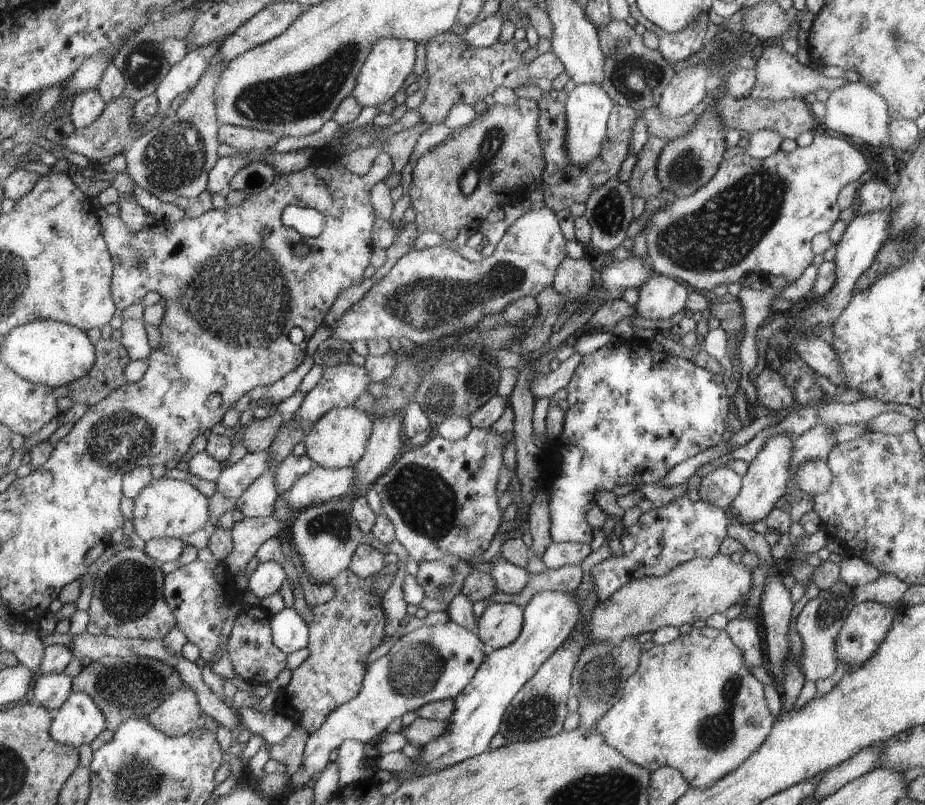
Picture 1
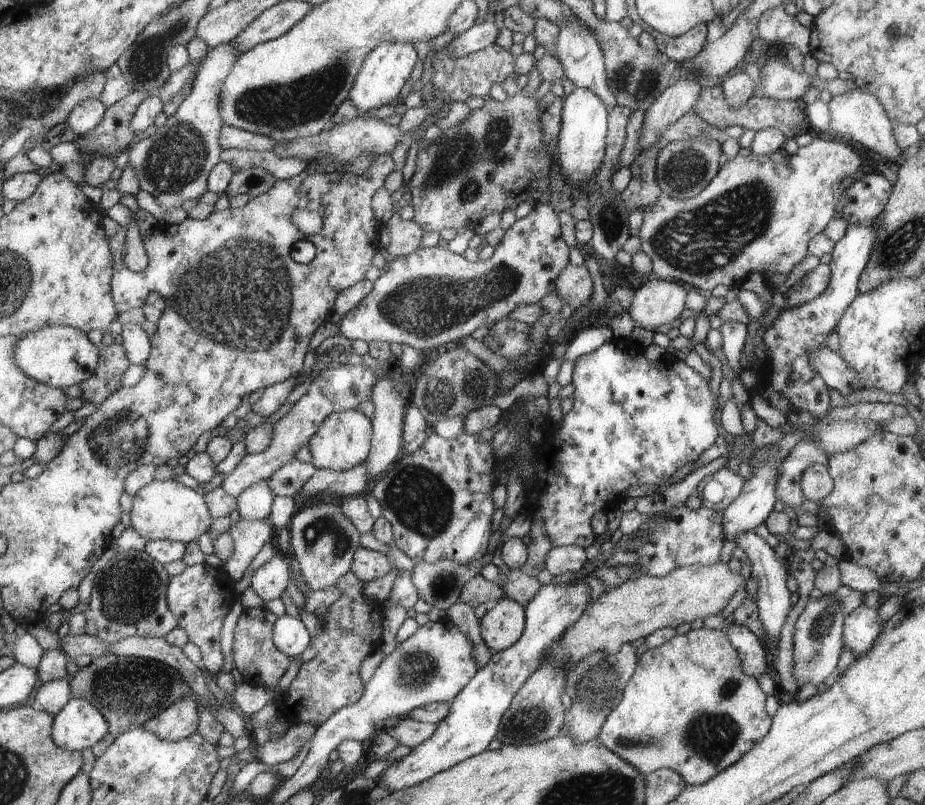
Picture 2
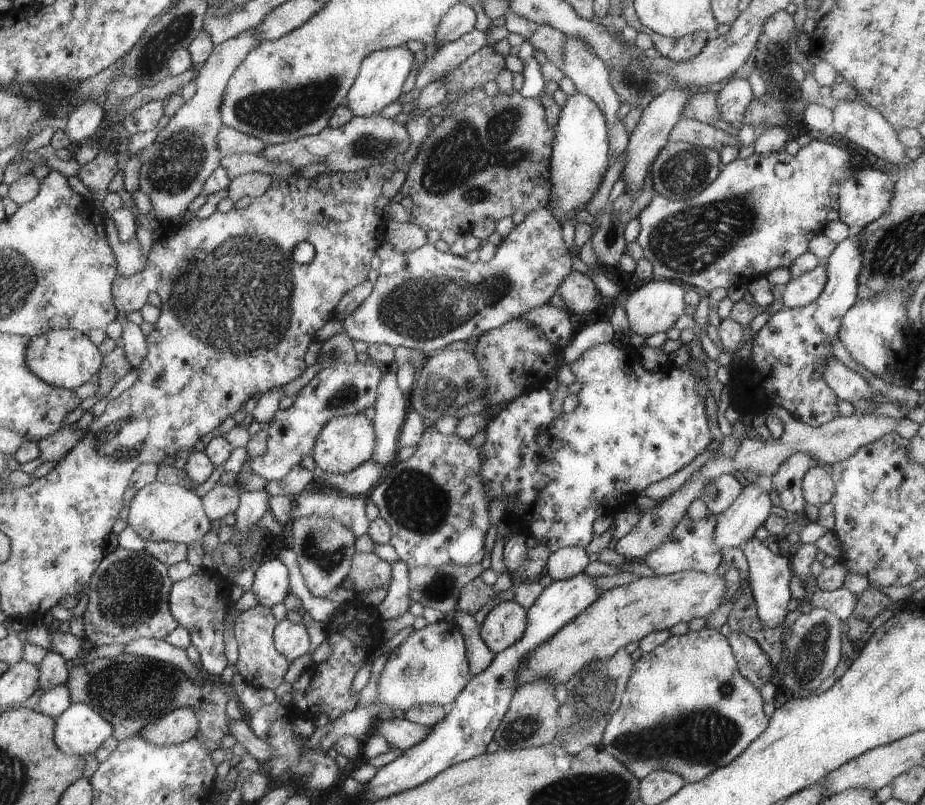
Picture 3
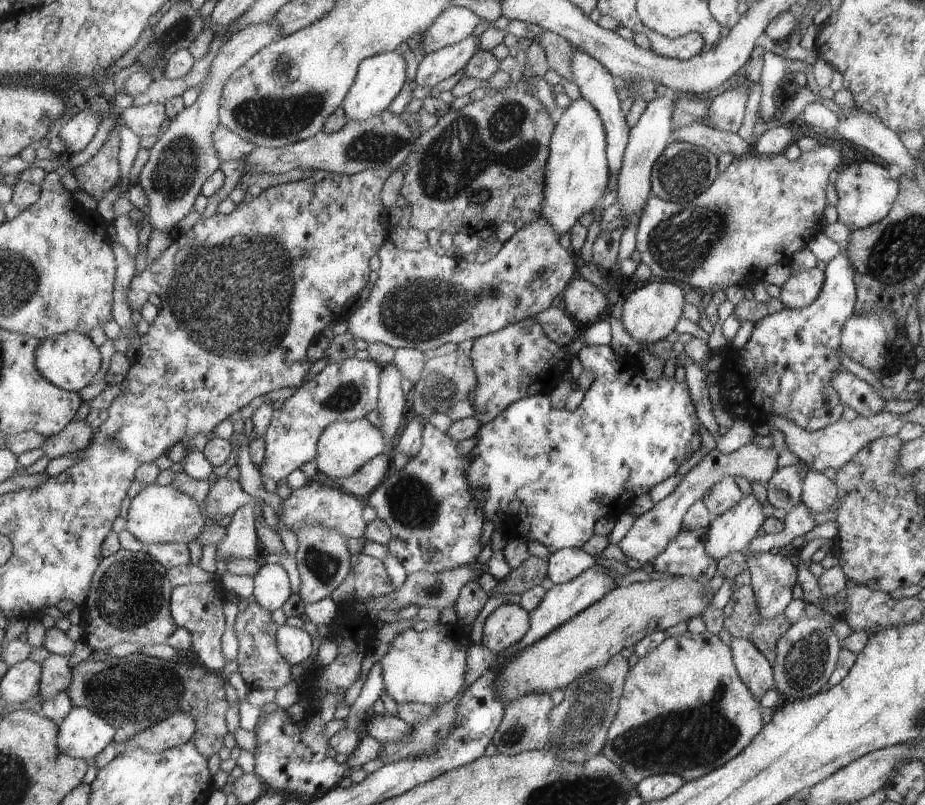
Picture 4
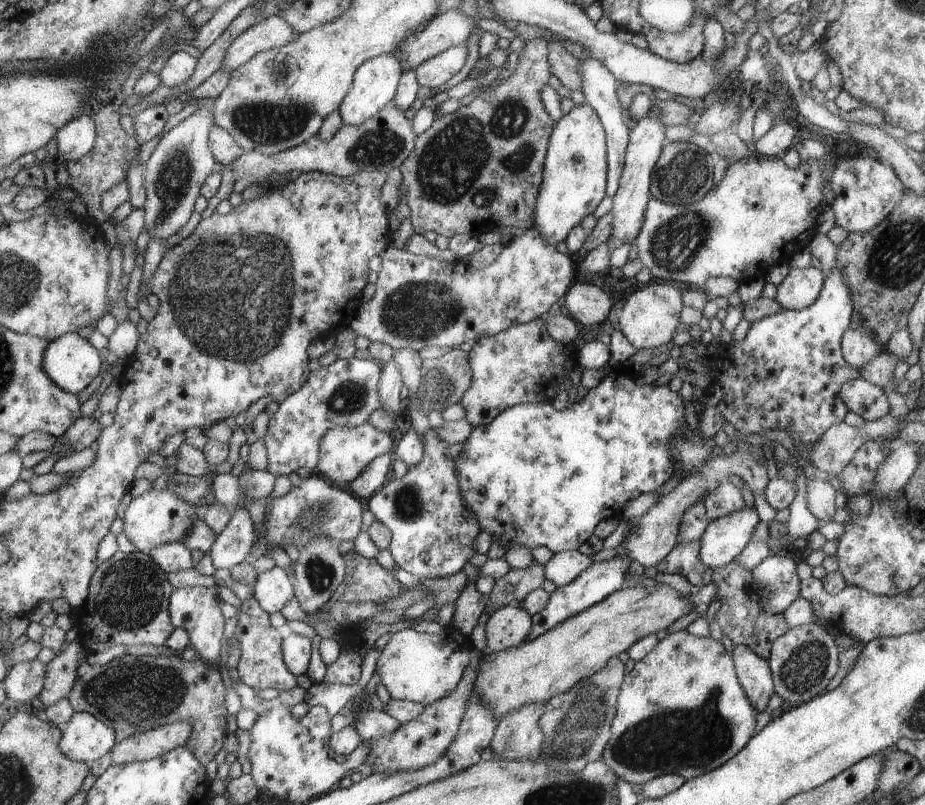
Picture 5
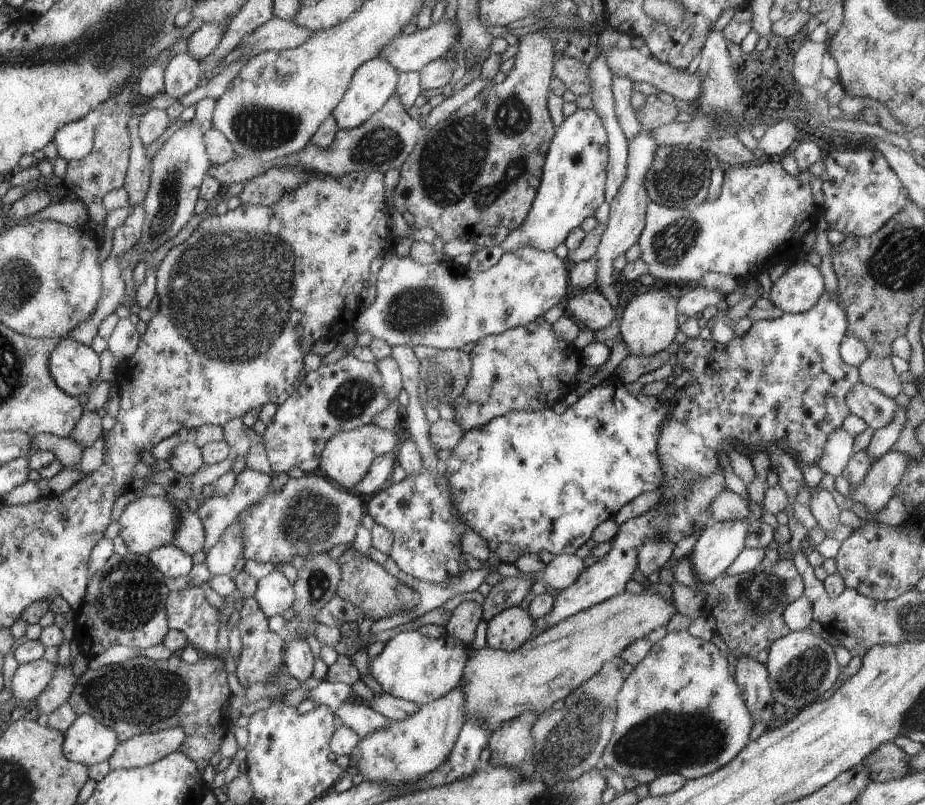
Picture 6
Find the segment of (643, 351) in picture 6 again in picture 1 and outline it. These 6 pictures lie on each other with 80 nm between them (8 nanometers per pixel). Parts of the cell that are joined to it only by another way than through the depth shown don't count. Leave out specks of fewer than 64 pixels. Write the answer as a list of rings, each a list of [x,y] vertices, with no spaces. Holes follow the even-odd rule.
[[[664,275],[652,276],[640,286],[636,316],[646,320],[668,320],[684,308],[688,290],[681,281]]]

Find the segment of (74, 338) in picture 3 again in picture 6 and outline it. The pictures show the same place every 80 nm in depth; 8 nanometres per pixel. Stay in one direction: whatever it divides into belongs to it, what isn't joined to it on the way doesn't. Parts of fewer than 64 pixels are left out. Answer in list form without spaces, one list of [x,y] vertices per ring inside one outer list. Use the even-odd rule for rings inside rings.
[[[68,337],[62,339],[49,358],[53,379],[70,396],[89,394],[98,384],[100,358],[90,345]]]

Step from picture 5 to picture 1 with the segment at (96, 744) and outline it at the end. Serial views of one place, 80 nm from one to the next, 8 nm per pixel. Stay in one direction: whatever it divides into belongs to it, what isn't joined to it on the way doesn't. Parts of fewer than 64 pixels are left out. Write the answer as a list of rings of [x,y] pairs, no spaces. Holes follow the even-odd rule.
[[[73,692],[53,715],[51,736],[71,747],[90,744],[107,728],[100,706],[85,692]]]

